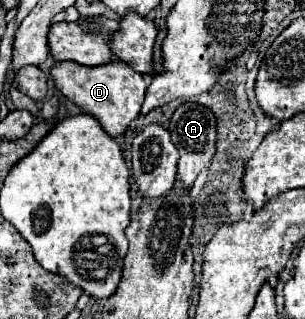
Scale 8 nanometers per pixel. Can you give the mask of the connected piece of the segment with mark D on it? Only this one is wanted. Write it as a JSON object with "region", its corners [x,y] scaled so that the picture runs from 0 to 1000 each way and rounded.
{"region":[[[370,185],[364,197],[325,204],[325,210],[279,210],[239,191],[200,191],[167,210],[167,241],[180,254],[180,273],[226,317],[259,329],[272,354],[311,367],[364,429],[410,417],[423,386],[456,361],[475,279],[482,279],[469,235],[443,229],[436,216],[423,216],[410,197],[384,185]]]}

